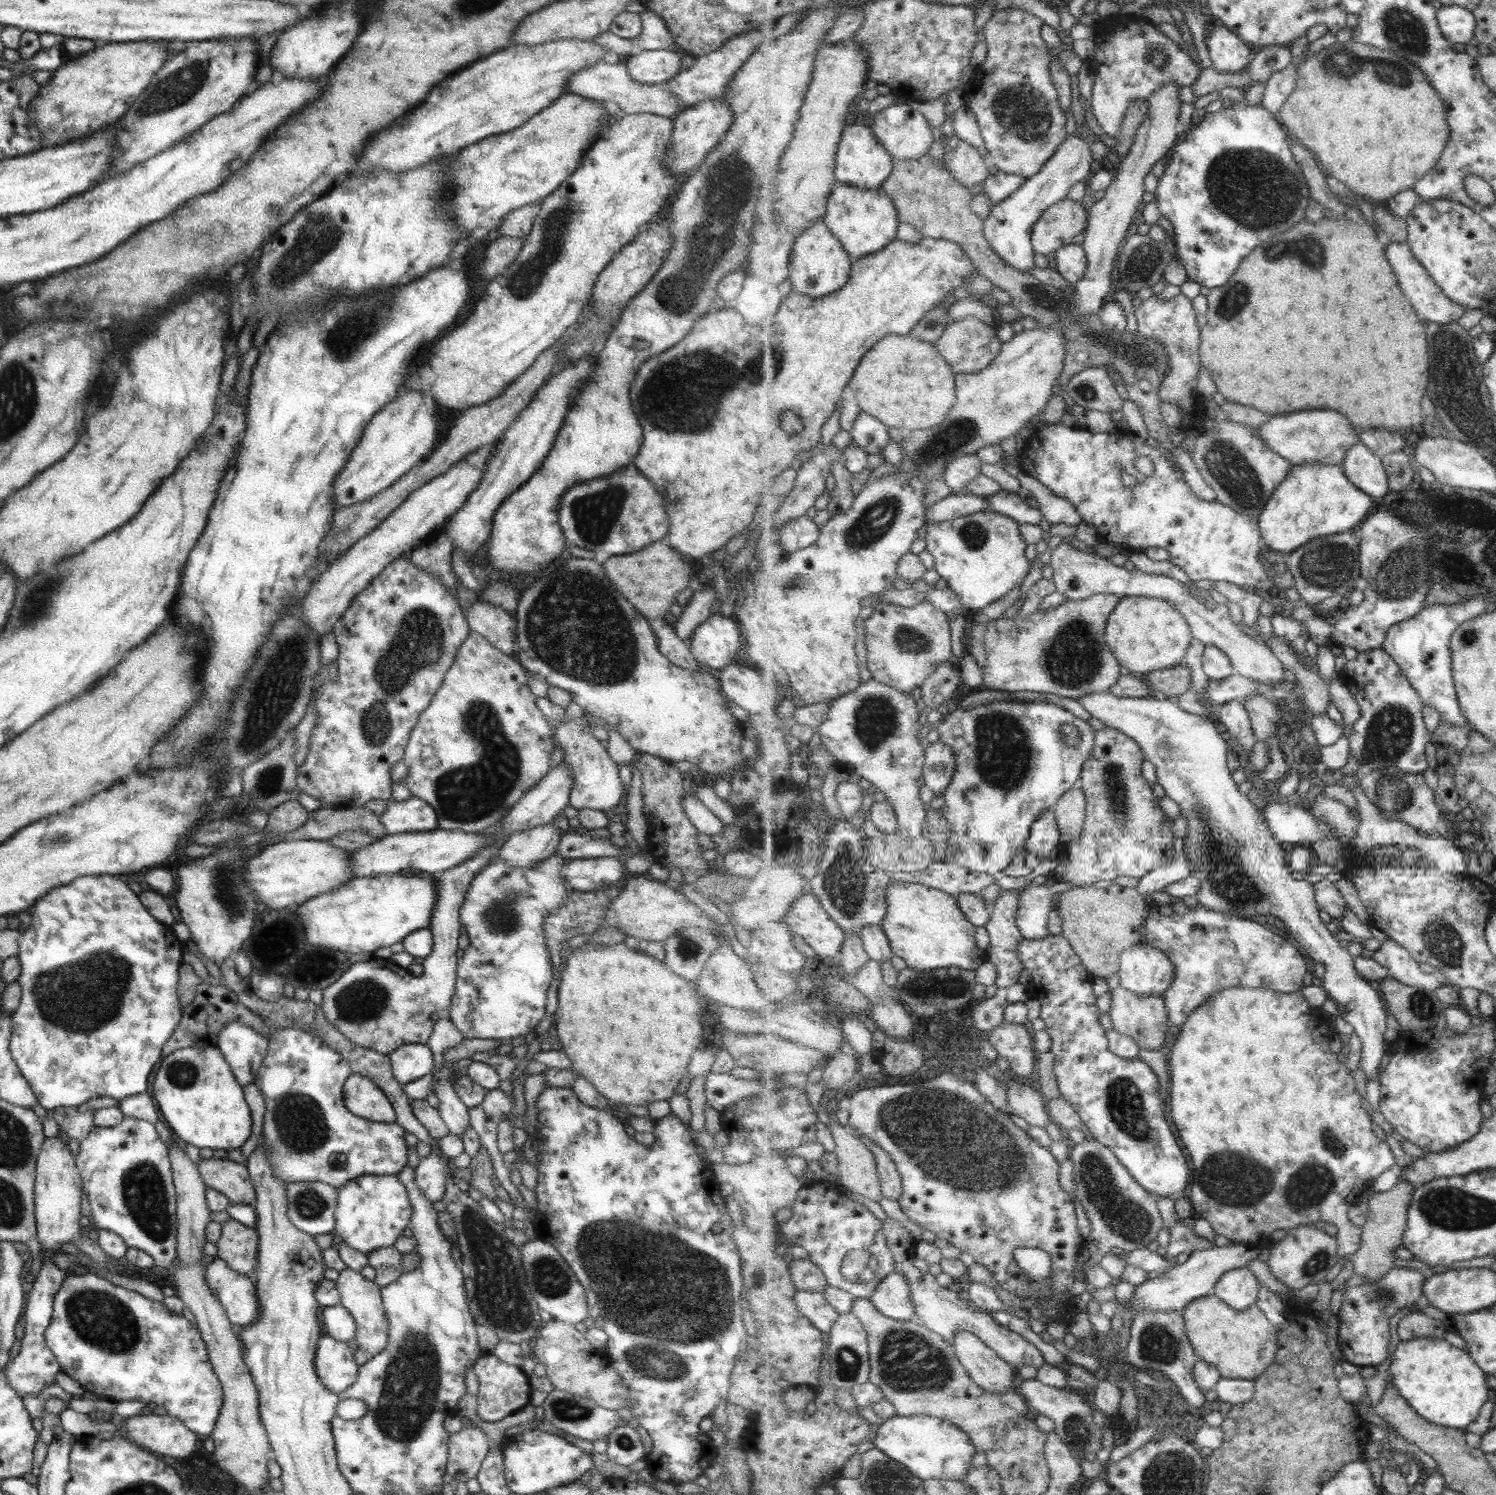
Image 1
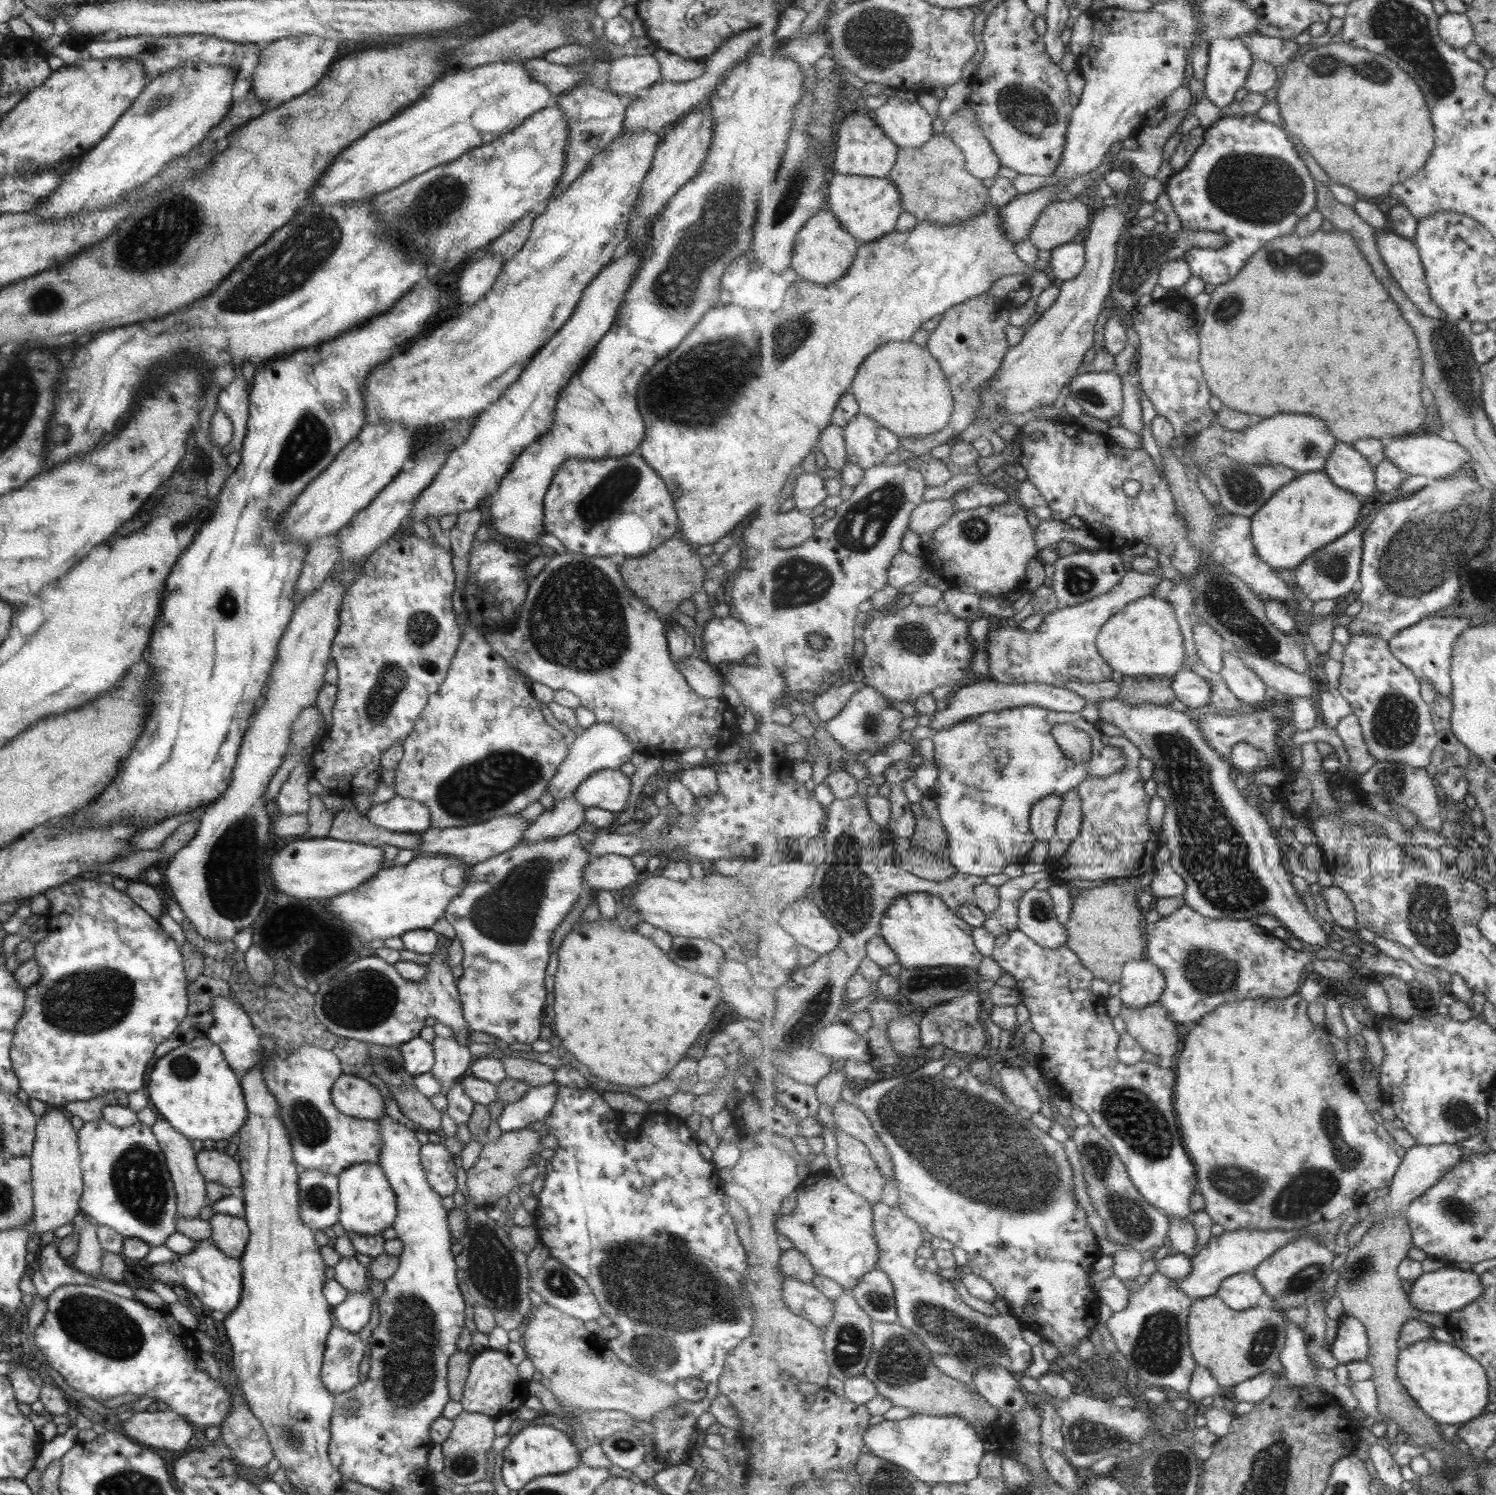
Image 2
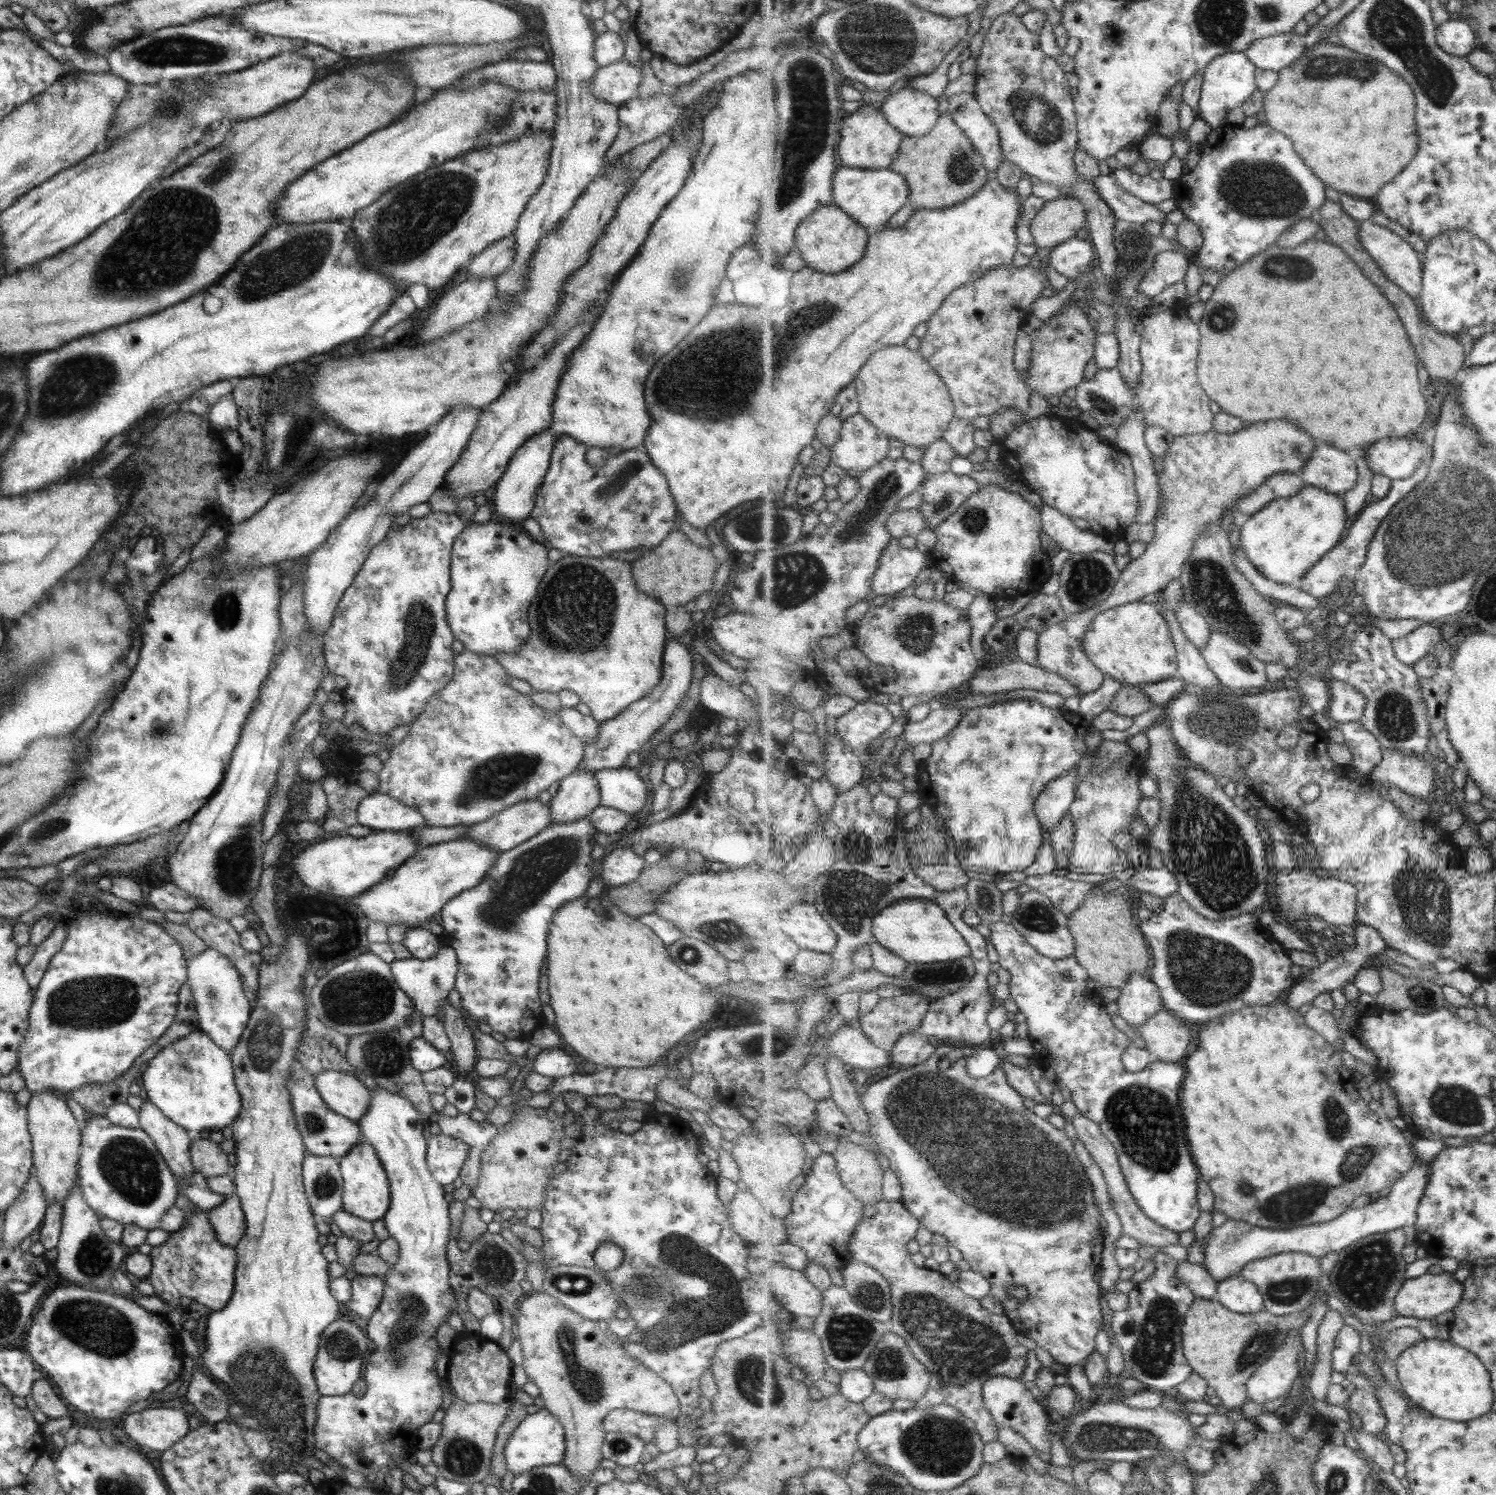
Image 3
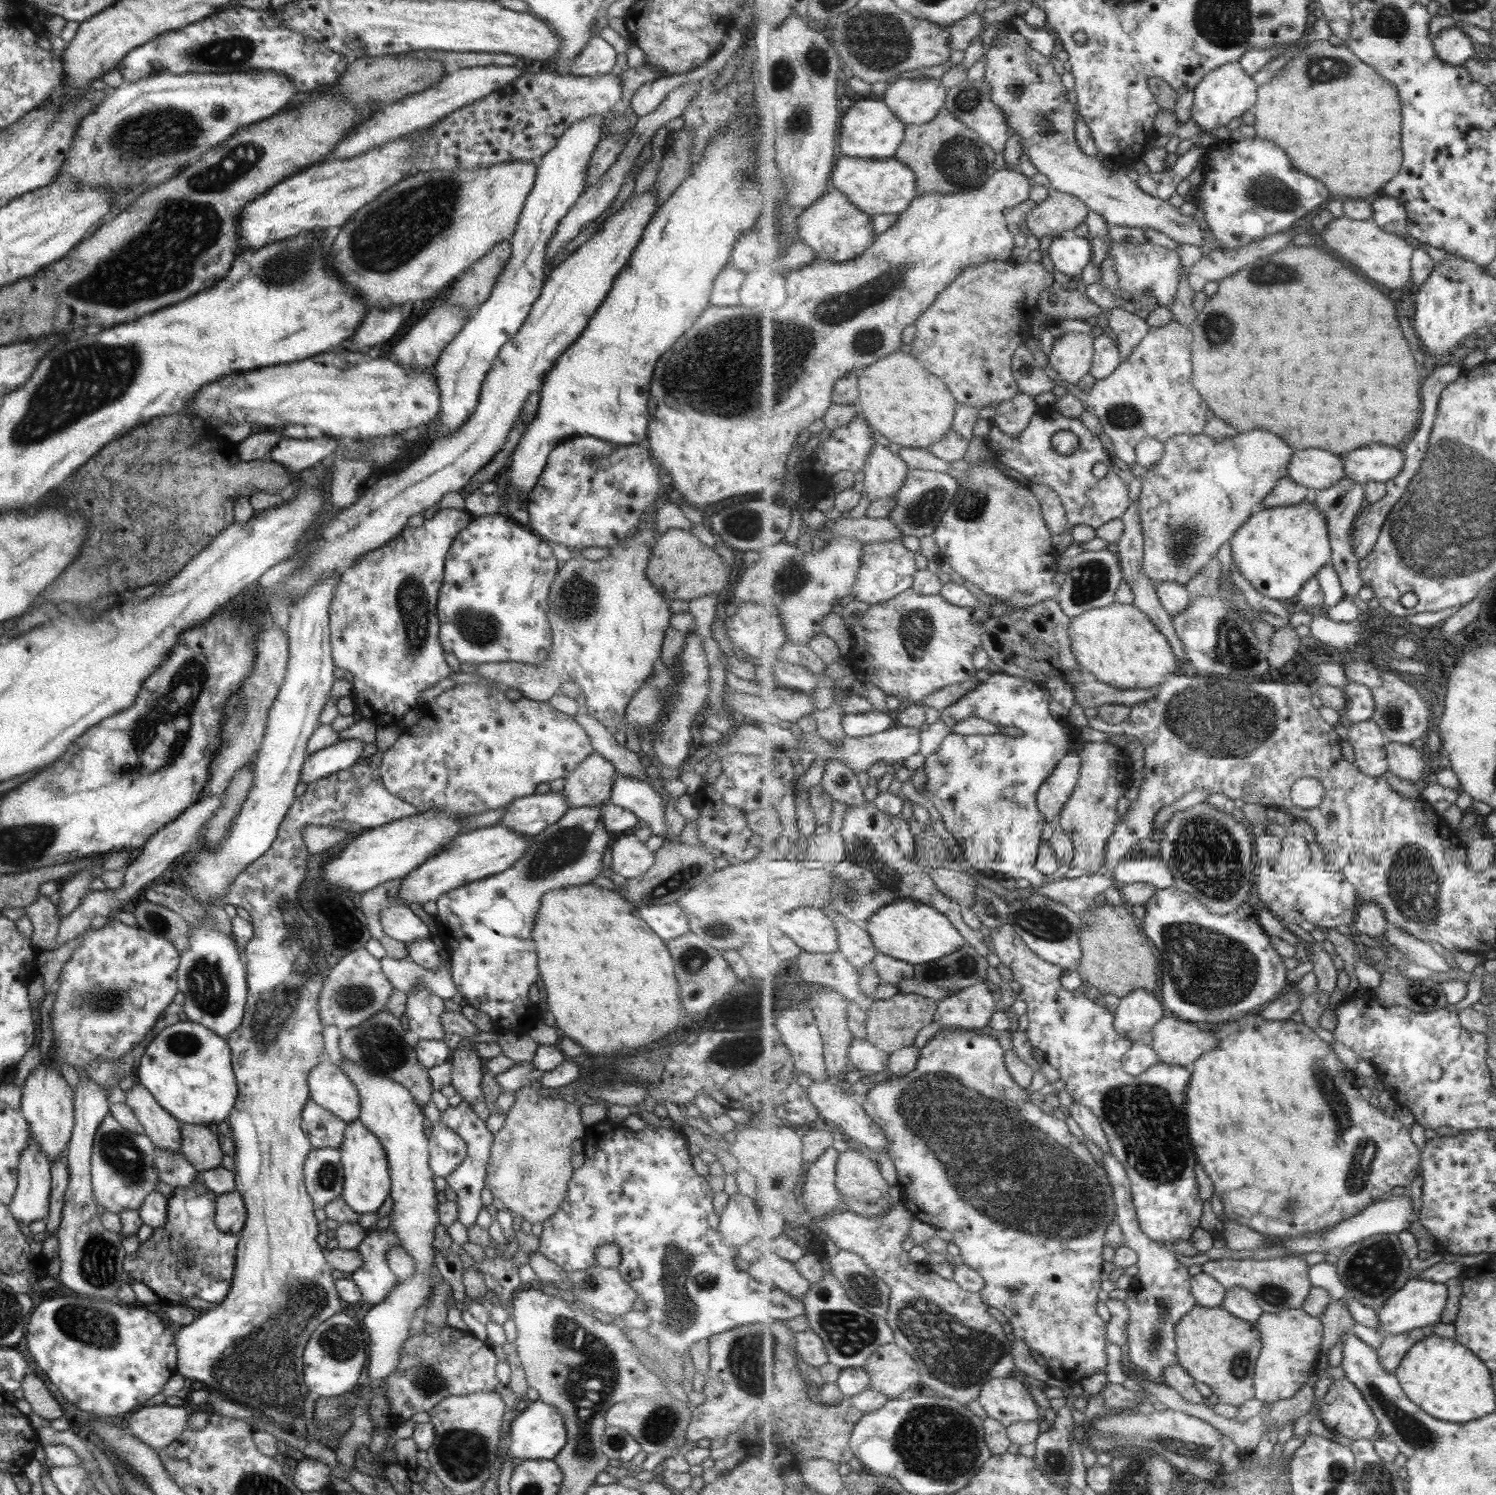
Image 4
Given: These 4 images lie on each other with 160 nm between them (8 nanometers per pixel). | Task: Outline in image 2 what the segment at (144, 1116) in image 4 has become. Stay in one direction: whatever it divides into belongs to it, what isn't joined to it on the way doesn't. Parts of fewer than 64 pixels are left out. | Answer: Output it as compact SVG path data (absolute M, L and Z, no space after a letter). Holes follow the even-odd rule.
M157 1118L150 1127L155 1141L157 1141L159 1150L163 1154L167 1171L171 1183L173 1183L176 1192L176 1214L183 1218L195 1218L197 1211L207 1204L205 1182L201 1174L197 1171L195 1154L191 1141L187 1140L177 1133L165 1122L165 1120Z

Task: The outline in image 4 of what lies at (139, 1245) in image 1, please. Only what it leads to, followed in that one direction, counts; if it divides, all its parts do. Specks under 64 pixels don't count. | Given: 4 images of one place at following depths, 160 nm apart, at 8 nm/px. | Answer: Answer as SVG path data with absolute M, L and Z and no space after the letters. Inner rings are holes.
M110 1114L99 1124L92 1141L90 1157L90 1185L94 1201L105 1211L137 1210L149 1191L154 1191L157 1171L153 1169L153 1144L144 1135L133 1134L121 1128Z

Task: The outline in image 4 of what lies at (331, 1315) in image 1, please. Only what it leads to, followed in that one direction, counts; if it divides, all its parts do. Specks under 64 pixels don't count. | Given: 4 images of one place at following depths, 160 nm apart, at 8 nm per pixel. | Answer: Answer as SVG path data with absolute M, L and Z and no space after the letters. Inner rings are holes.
M388 1228L385 1230L368 1231L365 1238L357 1244L356 1251L361 1257L361 1264L351 1273L351 1280L359 1287L361 1291L361 1302L369 1304L380 1303L385 1300L387 1294L398 1283L395 1275L388 1269L387 1253L391 1247L399 1246L397 1238L393 1236L393 1232Z

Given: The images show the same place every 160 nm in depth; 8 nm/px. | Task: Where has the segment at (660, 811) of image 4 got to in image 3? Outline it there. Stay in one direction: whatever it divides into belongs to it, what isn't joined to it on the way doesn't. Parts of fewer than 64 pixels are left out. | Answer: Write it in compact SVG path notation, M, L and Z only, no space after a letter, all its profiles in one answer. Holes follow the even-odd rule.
M620 767L594 772L600 794L600 805L633 815L645 804L647 790L635 769Z

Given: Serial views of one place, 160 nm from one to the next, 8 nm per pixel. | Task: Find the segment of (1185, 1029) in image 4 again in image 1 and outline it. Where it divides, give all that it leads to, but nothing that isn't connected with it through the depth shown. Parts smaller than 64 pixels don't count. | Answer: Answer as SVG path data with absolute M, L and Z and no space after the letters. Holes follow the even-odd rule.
M1123 985L1110 989L1112 994L1112 1007L1110 1010L1114 1029L1121 1034L1130 1036L1140 1048L1148 1050L1161 1050L1165 1044L1167 1030L1171 1026L1167 1018L1167 1006L1163 996L1143 996L1127 990Z

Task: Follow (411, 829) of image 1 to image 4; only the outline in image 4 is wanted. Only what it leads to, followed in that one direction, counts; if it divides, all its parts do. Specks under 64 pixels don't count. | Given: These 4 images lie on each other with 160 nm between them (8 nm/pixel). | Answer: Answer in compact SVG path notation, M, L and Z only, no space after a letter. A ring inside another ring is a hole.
M366 760L359 761L352 764L348 769L340 770L332 773L328 777L320 778L307 784L304 792L293 799L289 805L285 816L279 823L276 837L273 839L271 846L262 854L257 860L250 862L230 883L227 888L225 896L221 899L222 904L231 904L231 906L241 906L249 918L251 918L252 935L245 942L241 955L243 956L246 968L246 1001L243 1011L243 1018L239 1026L233 1030L232 1033L225 1035L226 1043L230 1048L232 1055L231 1068L237 1085L237 1098L233 1104L232 1110L226 1117L226 1124L229 1125L230 1136L235 1143L235 1155L233 1156L234 1176L234 1190L237 1191L244 1202L246 1210L246 1219L243 1229L237 1235L238 1244L235 1253L235 1266L232 1276L232 1283L225 1295L225 1298L216 1306L204 1311L202 1316L197 1316L187 1326L182 1326L175 1334L173 1334L173 1342L176 1348L176 1367L175 1373L181 1375L184 1379L197 1380L213 1390L217 1390L219 1394L223 1394L229 1400L235 1400L239 1404L247 1404L249 1408L255 1408L258 1415L261 1416L263 1422L273 1422L275 1426L279 1426L288 1432L293 1432L293 1420L296 1416L302 1415L303 1399L308 1393L305 1383L303 1383L303 1365L302 1352L312 1333L312 1330L326 1318L333 1316L339 1312L341 1306L341 1299L338 1297L338 1292L334 1287L334 1279L330 1272L332 1268L326 1263L324 1259L323 1248L319 1247L316 1242L318 1228L317 1220L313 1216L314 1204L307 1194L304 1185L303 1164L306 1160L307 1154L312 1149L309 1140L305 1137L304 1131L301 1130L300 1117L303 1107L309 1098L307 1077L309 1071L316 1065L326 1060L327 1054L323 1050L323 1039L321 1038L321 1029L323 1025L320 1023L318 1015L318 998L321 992L322 981L325 978L321 977L325 968L325 960L323 960L323 950L319 946L319 936L317 936L317 926L315 922L307 916L307 912L299 906L299 897L297 890L299 884L305 878L305 866L307 866L307 854L309 853L302 837L302 828L304 826L319 826L335 828L341 822L348 822L349 824L357 824L363 829L372 829L388 822L411 816L419 813L420 810L408 802L403 802L400 798L389 794L389 791L382 785L380 779L380 772L378 768L371 768L369 762Z

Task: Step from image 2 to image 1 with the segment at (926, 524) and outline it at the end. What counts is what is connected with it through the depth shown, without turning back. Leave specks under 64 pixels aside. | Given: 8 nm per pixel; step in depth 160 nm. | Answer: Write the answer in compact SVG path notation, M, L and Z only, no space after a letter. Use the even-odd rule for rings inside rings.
M952 494L926 509L926 524L955 520L974 512L989 511L988 498L989 496L979 496L978 494Z

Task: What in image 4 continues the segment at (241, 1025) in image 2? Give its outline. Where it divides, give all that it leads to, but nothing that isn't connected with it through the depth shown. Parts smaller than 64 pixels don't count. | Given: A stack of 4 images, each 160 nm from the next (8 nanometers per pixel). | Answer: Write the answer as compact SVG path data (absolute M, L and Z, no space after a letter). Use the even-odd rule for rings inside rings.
M213 925L190 928L187 948L179 953L175 972L177 992L184 996L182 1011L189 1021L223 1038L239 1026L246 1001L246 968L231 935L215 930Z

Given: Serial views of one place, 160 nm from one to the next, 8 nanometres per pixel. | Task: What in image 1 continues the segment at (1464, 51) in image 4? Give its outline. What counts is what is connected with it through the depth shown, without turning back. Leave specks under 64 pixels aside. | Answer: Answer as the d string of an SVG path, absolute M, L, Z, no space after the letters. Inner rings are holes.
M1442 5L1438 9L1440 29L1451 42L1467 44L1476 38L1476 15L1464 6Z

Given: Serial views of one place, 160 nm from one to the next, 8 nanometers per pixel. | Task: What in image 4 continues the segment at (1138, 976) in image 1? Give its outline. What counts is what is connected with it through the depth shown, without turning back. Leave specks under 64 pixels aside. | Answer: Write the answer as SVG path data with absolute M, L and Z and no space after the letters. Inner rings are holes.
M1141 988L1120 999L1116 1013L1116 1030L1138 1043L1168 1011L1160 996Z

